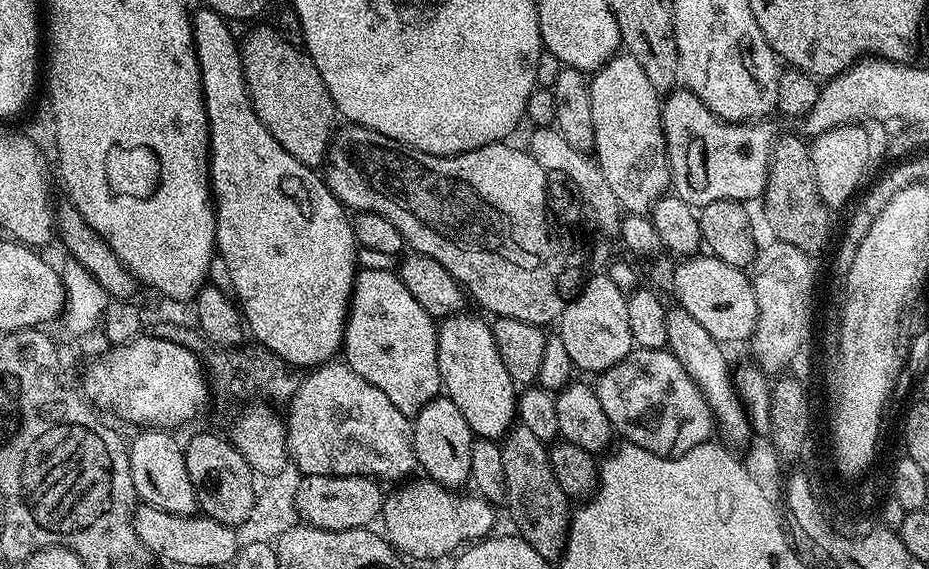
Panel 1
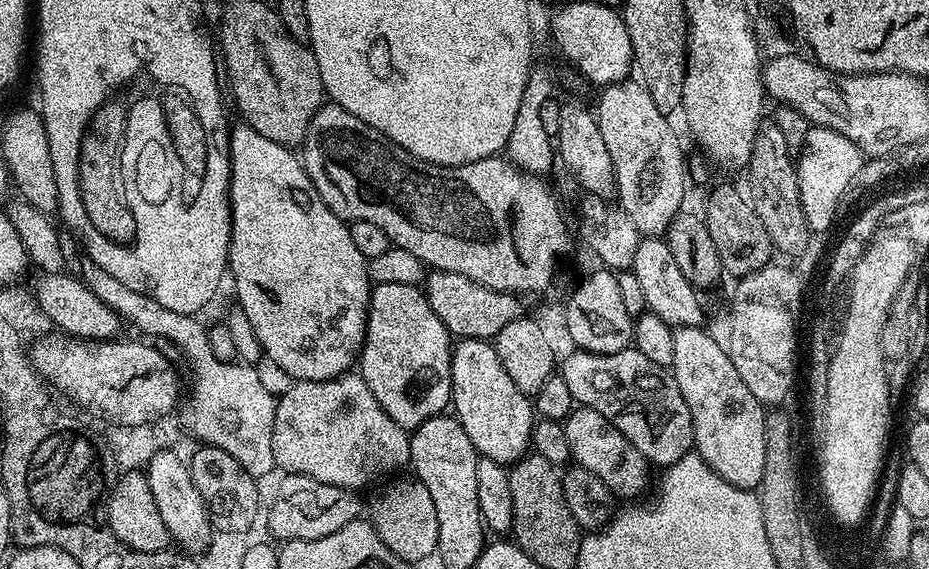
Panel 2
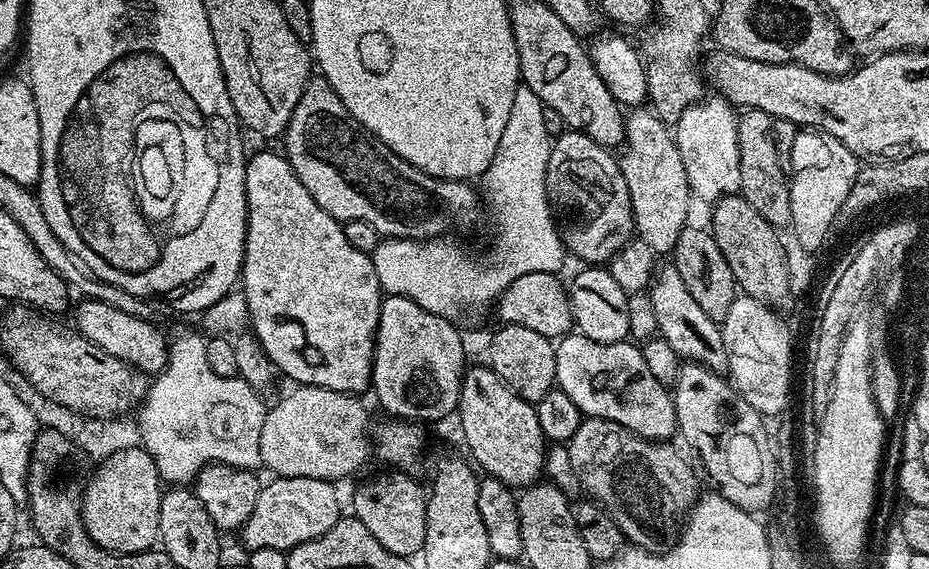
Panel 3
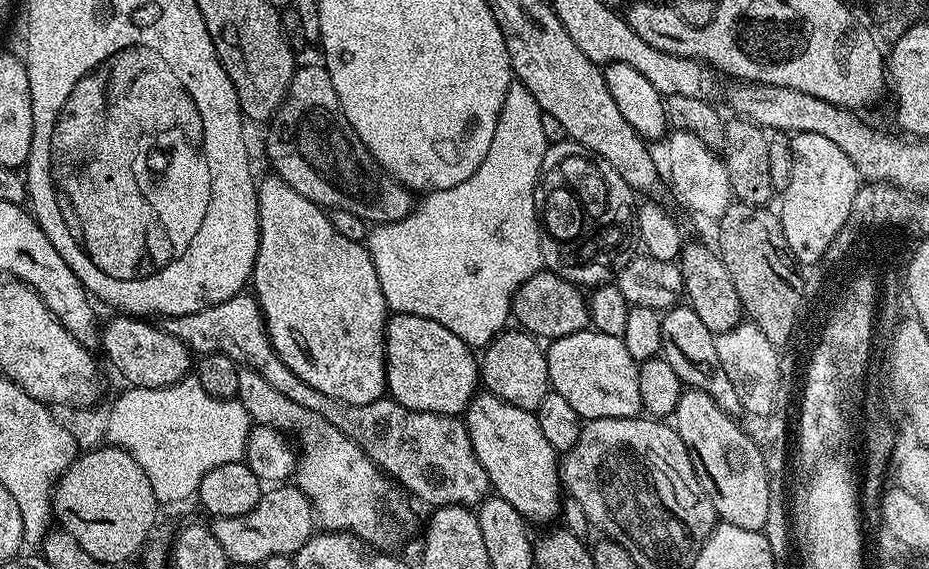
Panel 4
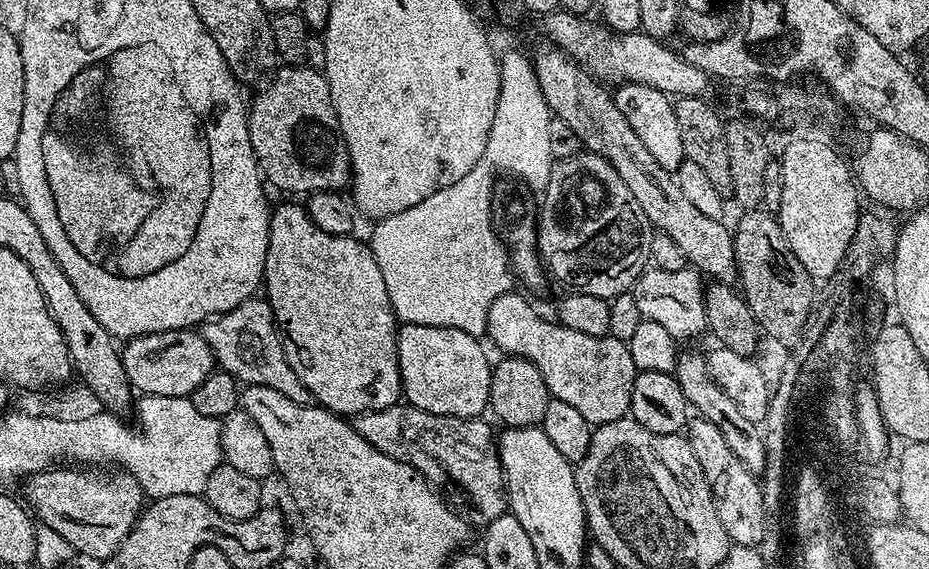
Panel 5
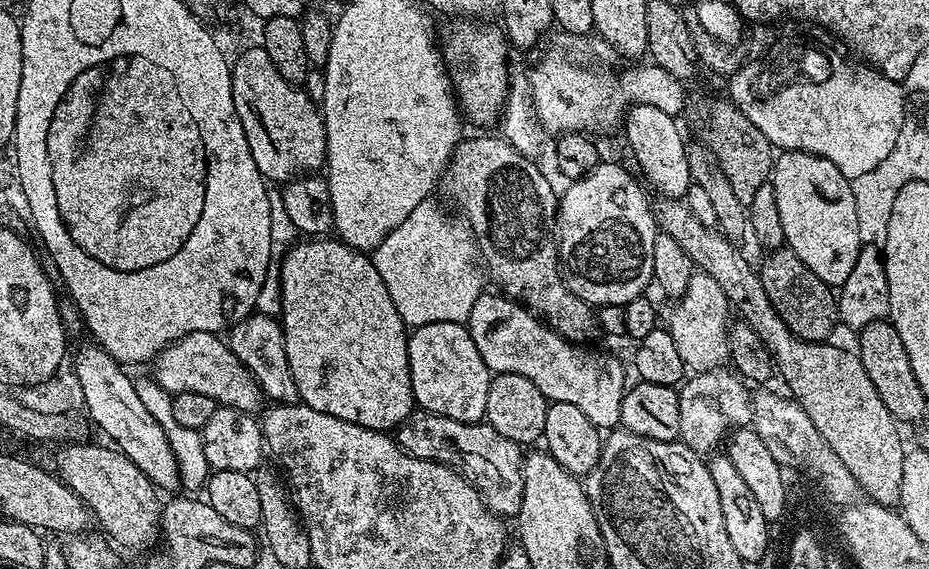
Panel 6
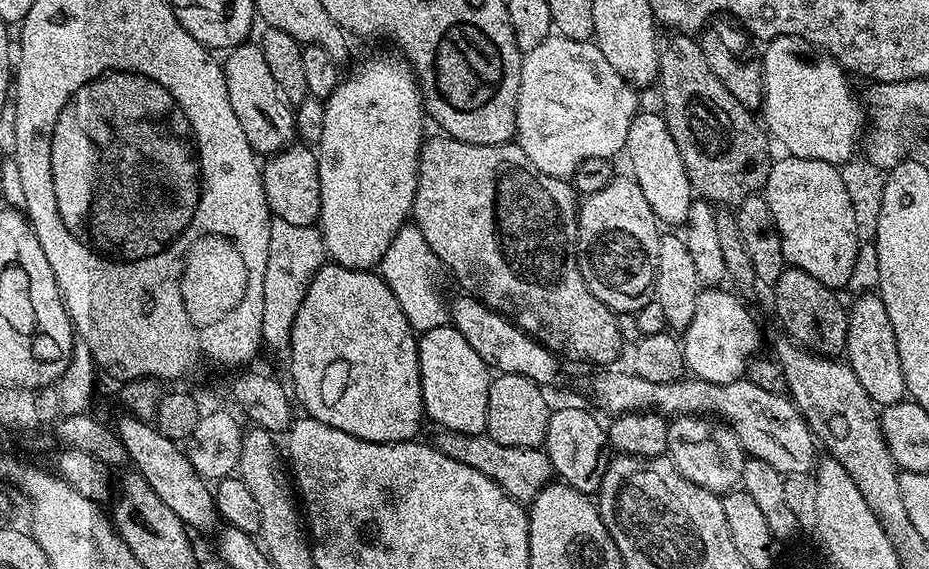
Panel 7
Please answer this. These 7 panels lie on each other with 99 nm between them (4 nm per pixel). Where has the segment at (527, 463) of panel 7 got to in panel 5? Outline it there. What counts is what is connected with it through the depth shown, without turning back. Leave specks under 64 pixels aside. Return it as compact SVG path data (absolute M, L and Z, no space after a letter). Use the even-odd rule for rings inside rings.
M403 403L390 406L386 410L377 412L363 412L360 416L351 417L350 423L366 442L370 442L382 454L390 454L390 458L398 458L406 462L414 470L418 470L425 478L432 478L436 472L436 464L456 483L456 501L455 507L466 511L466 519L469 525L487 526L494 522L494 518L501 516L503 512L509 511L508 506L508 484L504 481L504 471L500 465L500 453L498 451L498 440L492 436L492 428L484 421L484 418L473 418L463 420L453 416L435 416L426 410L418 410L411 406L405 406Z

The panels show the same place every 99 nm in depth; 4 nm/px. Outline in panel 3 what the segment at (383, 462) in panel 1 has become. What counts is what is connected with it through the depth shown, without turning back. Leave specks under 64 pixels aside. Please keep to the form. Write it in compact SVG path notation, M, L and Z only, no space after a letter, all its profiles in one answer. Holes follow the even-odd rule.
M311 386L293 387L293 392L288 392L276 405L269 407L264 413L262 422L262 442L260 443L260 463L267 471L281 476L305 476L306 478L318 478L319 480L330 480L340 482L343 476L352 476L364 463L370 460L370 424L368 428L368 408L363 404L359 395L350 392L339 392L329 388L313 388Z

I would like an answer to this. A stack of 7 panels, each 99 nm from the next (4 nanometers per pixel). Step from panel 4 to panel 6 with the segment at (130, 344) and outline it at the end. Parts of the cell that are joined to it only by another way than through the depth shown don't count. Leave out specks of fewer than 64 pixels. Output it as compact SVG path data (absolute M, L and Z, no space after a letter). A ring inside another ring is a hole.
M191 332L167 344L156 359L151 361L151 379L155 380L165 392L193 392L206 394L206 398L214 398L217 406L259 413L265 407L266 397L260 384L252 377L250 370L238 362L236 355L228 348L227 343L215 332Z

